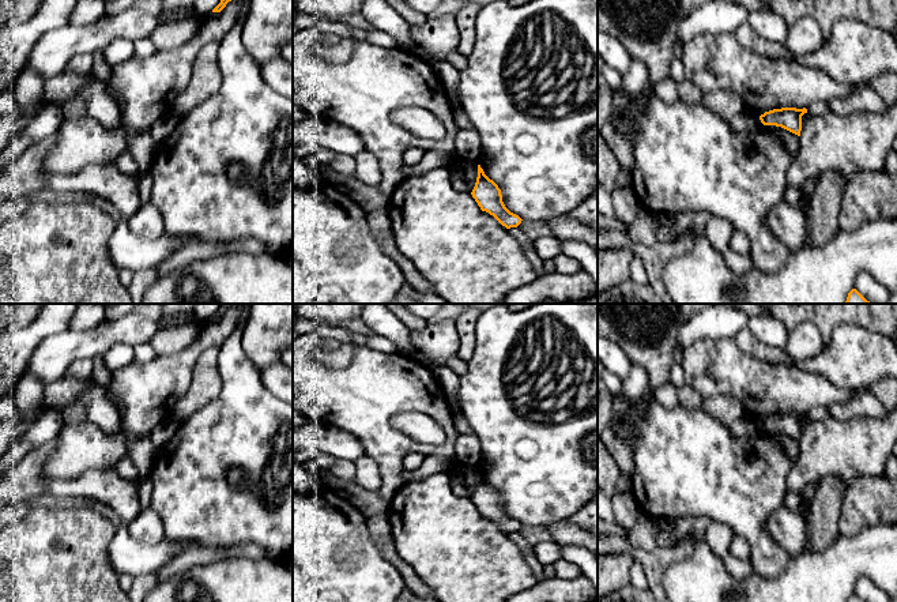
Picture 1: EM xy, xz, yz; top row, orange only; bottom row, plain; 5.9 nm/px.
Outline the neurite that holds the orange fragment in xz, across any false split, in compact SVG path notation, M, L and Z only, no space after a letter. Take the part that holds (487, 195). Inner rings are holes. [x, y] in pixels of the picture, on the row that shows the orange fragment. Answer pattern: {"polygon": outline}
{"polygon": "M478 165L478 177L471 195L482 211L493 215L506 229L517 227L521 223L523 219L505 207L501 189L485 174L480 165Z"}

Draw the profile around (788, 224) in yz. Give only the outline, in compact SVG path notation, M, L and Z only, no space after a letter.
M781 202L768 212L764 223L792 252L804 248L807 237L806 208Z

